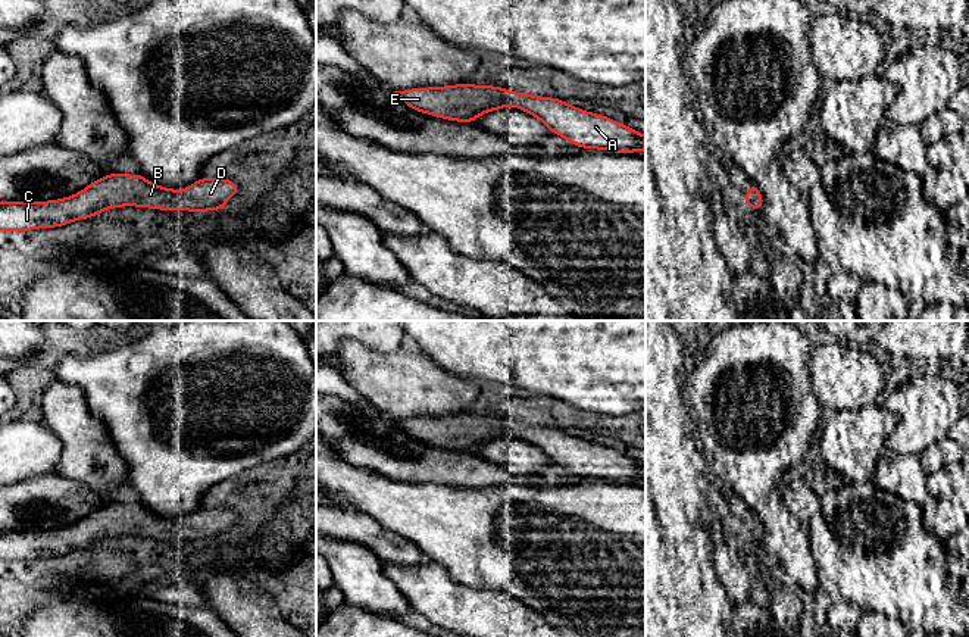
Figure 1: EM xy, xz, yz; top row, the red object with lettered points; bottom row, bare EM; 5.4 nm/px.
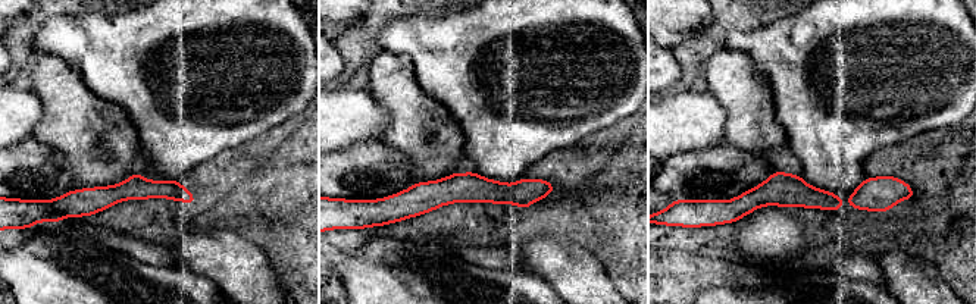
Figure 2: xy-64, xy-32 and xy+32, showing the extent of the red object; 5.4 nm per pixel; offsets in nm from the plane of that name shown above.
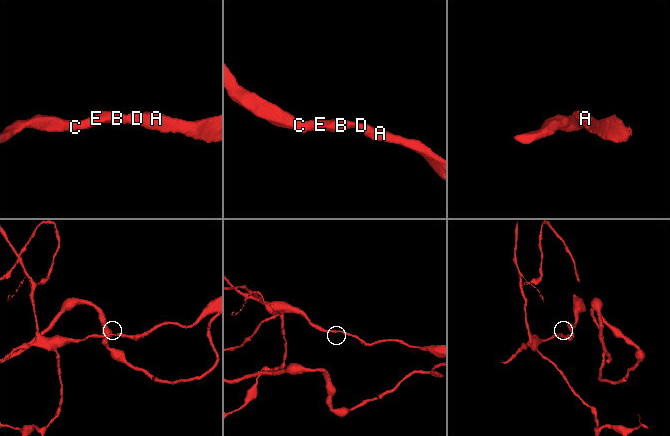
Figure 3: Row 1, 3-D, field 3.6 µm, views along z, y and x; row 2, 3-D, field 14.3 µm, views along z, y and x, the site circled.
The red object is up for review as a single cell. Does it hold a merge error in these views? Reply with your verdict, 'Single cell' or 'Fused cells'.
Single cell

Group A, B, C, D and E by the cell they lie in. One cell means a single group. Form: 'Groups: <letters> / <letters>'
Groups: A B C D E

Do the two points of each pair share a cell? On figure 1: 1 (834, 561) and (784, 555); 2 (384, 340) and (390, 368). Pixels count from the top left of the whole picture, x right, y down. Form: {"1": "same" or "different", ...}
{"1": "different", "2": "different"}

